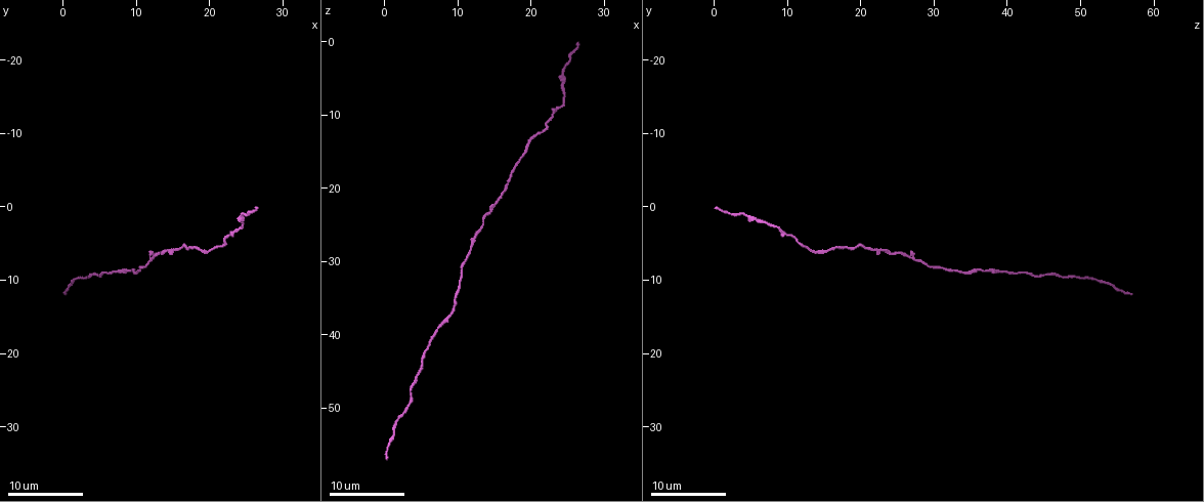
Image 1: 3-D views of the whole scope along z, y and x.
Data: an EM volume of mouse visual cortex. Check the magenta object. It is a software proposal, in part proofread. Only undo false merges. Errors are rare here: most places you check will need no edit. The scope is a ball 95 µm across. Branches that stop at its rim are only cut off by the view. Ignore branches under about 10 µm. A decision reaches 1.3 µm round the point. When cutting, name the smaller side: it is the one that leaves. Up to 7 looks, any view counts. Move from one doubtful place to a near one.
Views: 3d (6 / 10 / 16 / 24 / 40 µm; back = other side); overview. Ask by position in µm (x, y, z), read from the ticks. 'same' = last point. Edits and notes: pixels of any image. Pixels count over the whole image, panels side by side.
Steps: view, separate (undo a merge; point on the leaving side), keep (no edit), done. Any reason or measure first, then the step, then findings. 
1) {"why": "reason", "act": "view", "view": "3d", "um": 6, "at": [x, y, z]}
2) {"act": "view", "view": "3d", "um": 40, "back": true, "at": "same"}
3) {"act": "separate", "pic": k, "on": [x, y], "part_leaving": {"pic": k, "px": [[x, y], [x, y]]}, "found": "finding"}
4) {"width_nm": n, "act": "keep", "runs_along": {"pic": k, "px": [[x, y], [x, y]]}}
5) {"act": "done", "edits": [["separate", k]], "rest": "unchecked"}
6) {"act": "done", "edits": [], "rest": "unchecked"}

{"why": "calibre changes", "act": "view", "view": "3d", "um": 10, "at": [7.5, 8.5, 39.5]}

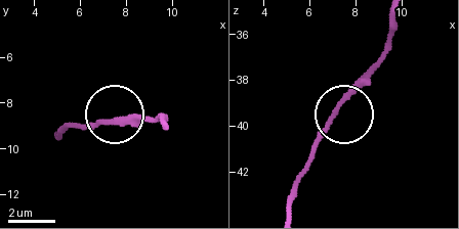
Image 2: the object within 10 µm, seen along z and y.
{"act": "view", "view": "3d", "um": 6, "at": [7.2, 8.9, 39.4]}

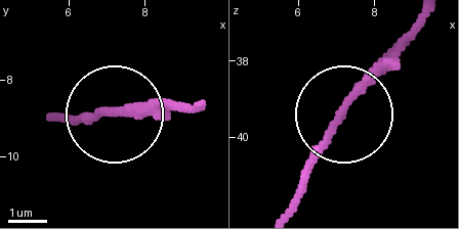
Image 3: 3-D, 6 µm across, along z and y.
{"act": "keep", "runs_along": {"pic": 3, "px": [[190, 108], [52, 121]]}, "found": "continuous, no second cell"}

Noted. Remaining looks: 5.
{"why": "arms part here", "act": "view", "view": "3d", "um": 10, "at": [12.0, 7.0, 27.5]}

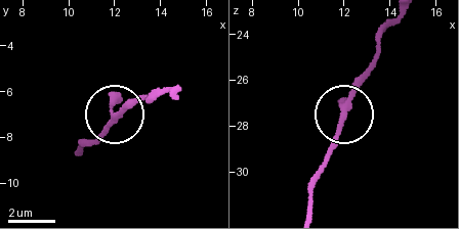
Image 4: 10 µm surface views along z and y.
{"arms": 3, "act": "keep", "found": "all the same cell"}

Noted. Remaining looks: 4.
{"why": "thick turns thin", "act": "view", "view": "3d", "um": 10, "at": [18.5, 6.0, 16.0]}

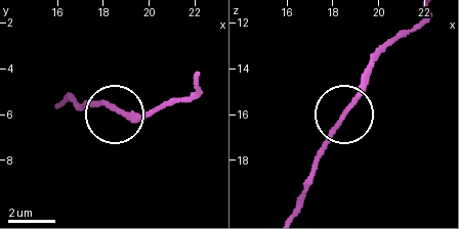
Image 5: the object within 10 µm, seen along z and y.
{"act": "keep", "runs_along": {"pic": 5, "px": [[55, 108], [69, 97], [100, 102], [118, 115], [143, 115]]}, "found": "one cell here"}

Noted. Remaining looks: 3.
{"why": "thick turns thin", "act": "view", "view": "3d", "um": 10, "at": [24.0, 3.0, 9.0]}

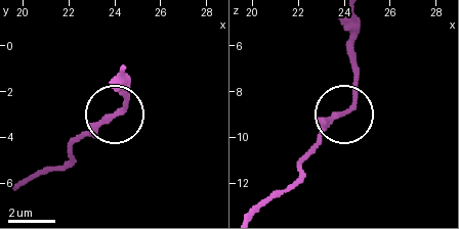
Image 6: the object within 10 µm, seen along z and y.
{"width_nm": 210, "act": "keep", "found": "one cell here"}

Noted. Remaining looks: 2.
{"act": "done", "edits": [], "rest": "unchecked"}

